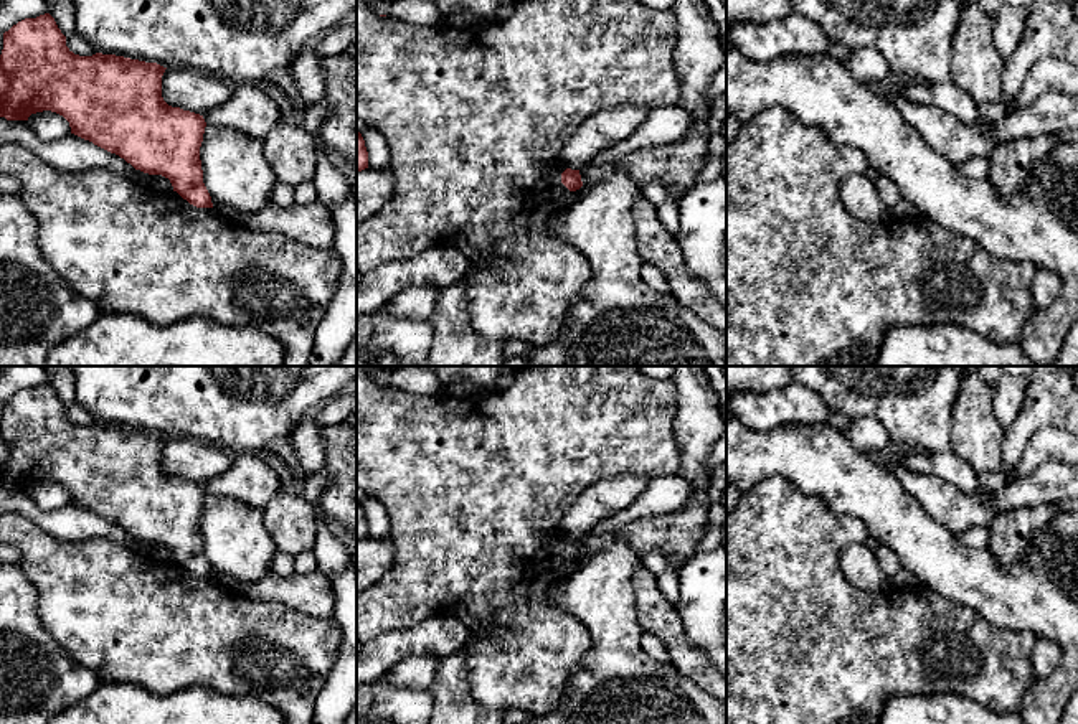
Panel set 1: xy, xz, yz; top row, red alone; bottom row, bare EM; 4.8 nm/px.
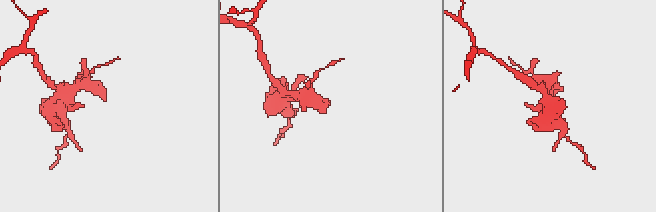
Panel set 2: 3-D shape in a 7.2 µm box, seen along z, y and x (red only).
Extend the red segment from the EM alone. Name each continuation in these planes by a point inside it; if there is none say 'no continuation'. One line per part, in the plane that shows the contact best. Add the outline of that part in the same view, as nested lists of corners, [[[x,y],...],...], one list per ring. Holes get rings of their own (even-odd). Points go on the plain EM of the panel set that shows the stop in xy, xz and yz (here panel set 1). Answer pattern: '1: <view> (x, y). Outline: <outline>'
no continuation

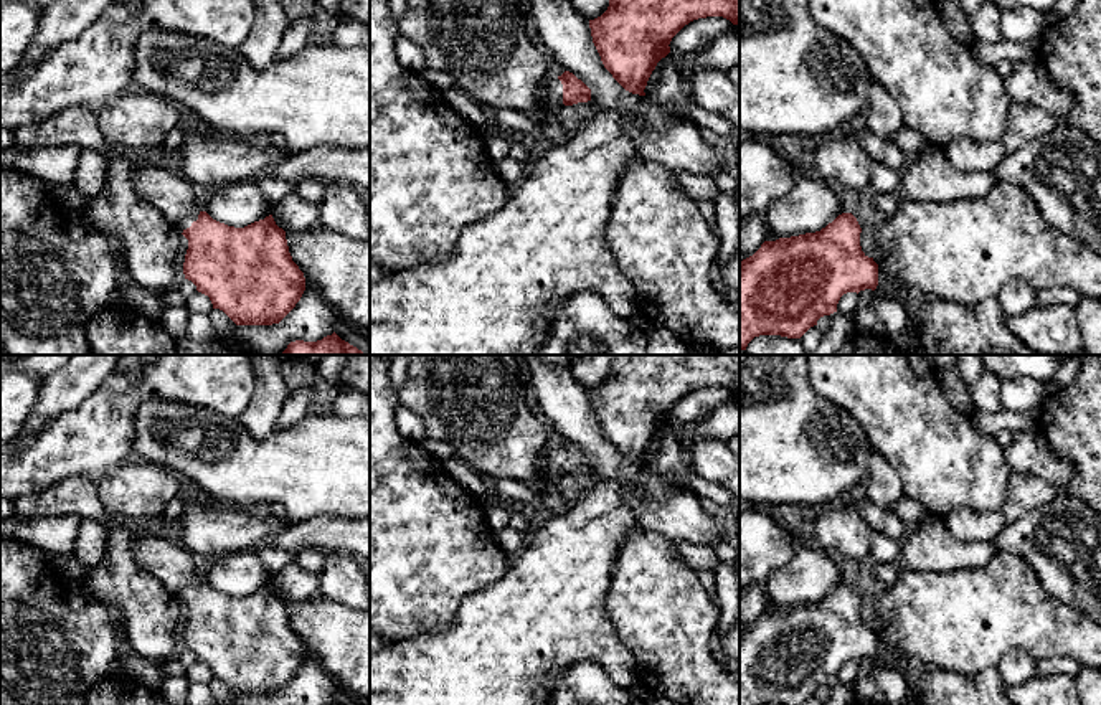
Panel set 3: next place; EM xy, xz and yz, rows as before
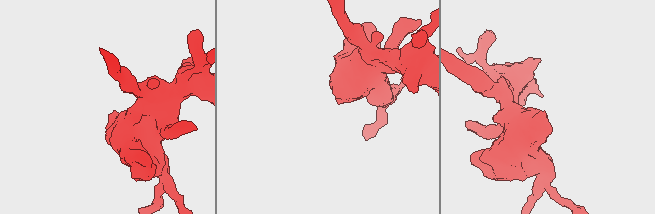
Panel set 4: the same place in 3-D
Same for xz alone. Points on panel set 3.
1: xz (550, 461). Outline: [[[551,444],[538,454],[538,472],[550,482],[563,476],[563,454],[558,446]]]

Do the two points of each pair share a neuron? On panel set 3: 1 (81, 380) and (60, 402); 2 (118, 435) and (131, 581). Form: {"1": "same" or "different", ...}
{"1": "same", "2": "different"}

